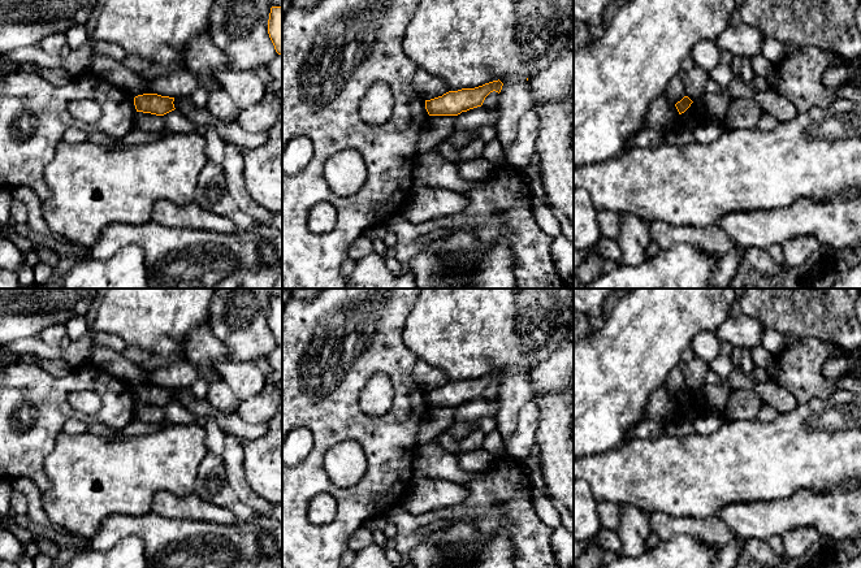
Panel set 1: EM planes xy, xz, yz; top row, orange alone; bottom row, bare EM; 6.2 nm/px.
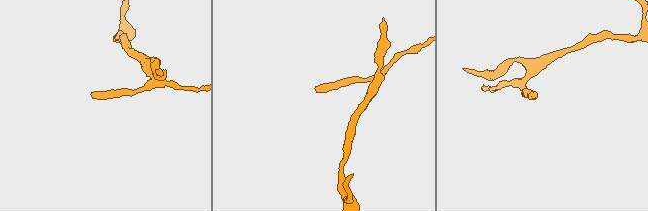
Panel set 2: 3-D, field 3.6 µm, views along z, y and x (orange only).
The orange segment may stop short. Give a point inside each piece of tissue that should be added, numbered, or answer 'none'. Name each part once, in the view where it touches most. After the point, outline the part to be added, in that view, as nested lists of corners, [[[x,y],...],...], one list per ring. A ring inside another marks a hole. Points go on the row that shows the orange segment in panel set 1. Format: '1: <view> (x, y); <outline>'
none

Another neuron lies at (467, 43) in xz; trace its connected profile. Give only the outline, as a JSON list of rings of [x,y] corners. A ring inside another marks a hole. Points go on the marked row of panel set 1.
[[[420,0],[420,5],[406,29],[402,45],[406,55],[419,66],[419,69],[442,79],[450,91],[475,88],[498,81],[506,74],[519,74],[529,78],[546,68],[548,64],[555,61],[563,49],[571,47],[571,12],[571,0]]]

